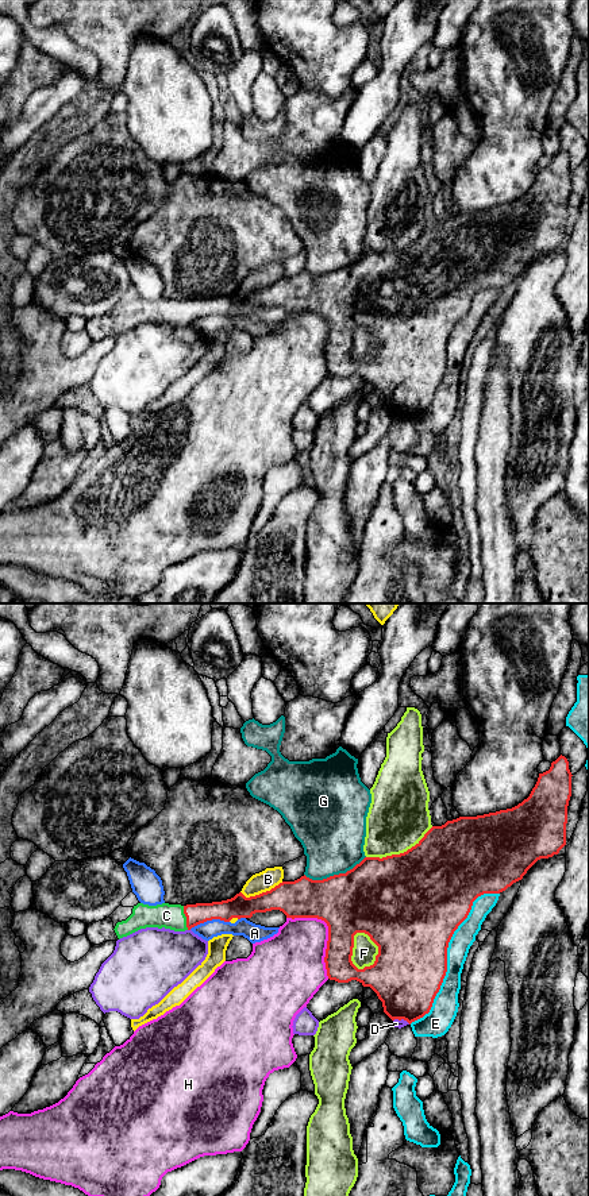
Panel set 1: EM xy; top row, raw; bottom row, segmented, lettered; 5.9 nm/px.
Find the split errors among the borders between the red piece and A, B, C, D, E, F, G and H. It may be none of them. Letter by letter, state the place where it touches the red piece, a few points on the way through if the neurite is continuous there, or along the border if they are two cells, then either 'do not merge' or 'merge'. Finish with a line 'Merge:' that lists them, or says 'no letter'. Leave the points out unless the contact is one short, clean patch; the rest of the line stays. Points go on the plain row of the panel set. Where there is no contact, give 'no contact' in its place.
A: meets red in xy at (208, 315); do not merge
B: meets red in xy at (262, 288); do not merge
C: meets red in xy at (187, 313); merge
D: meets red in xy at (401, 413); do not merge
E: meets red in xy at (446, 348); do not merge
F: meets red in xy at (351, 347); do not merge
G: meets red in xy at (334, 270); do not merge
H: meets red in xy at (328, 327); do not merge
Merge: C

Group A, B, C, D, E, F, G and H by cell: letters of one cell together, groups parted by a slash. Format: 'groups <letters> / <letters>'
groups A / B / C / D / E / F / G / H

